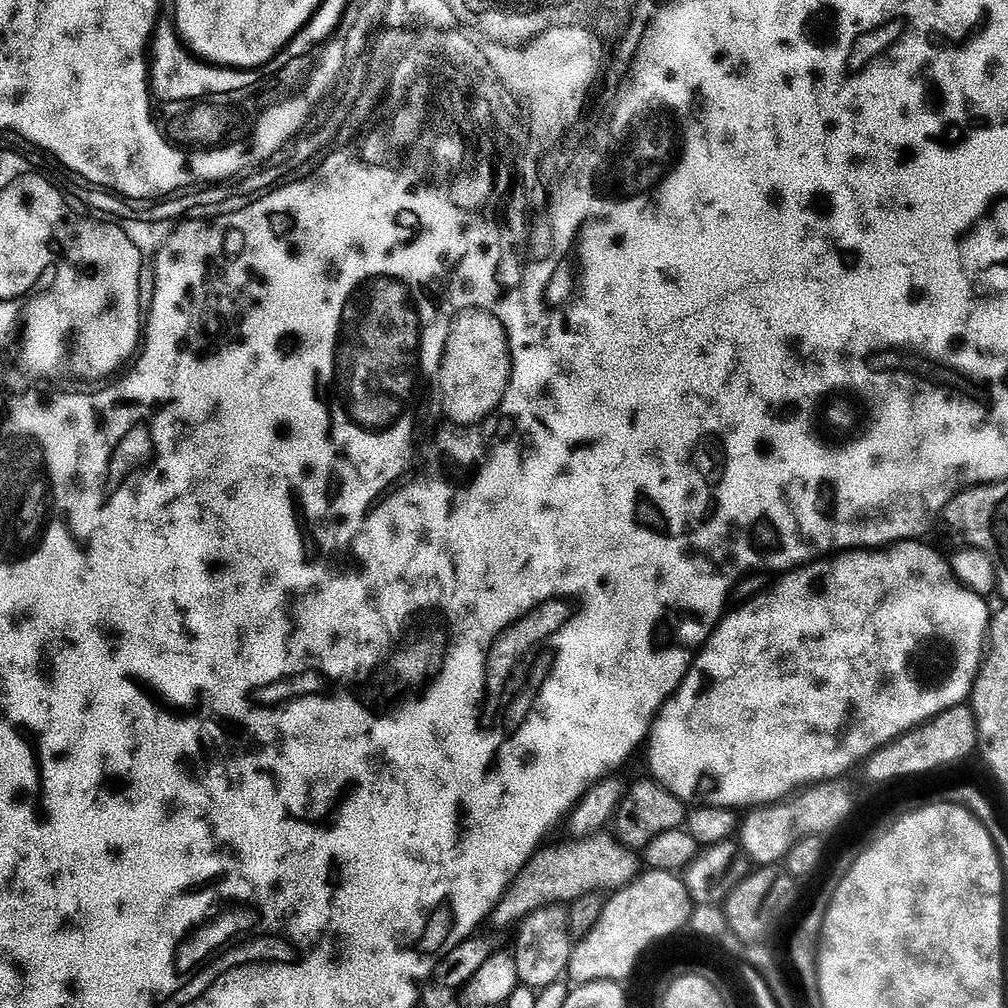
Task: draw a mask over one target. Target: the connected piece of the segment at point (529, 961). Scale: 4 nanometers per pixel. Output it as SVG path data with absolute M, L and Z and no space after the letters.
M552 905L539 908L520 922L513 960L516 964L517 981L523 987L542 992L565 977L574 947L574 936L570 934L570 918L567 912L569 911L561 905Z

